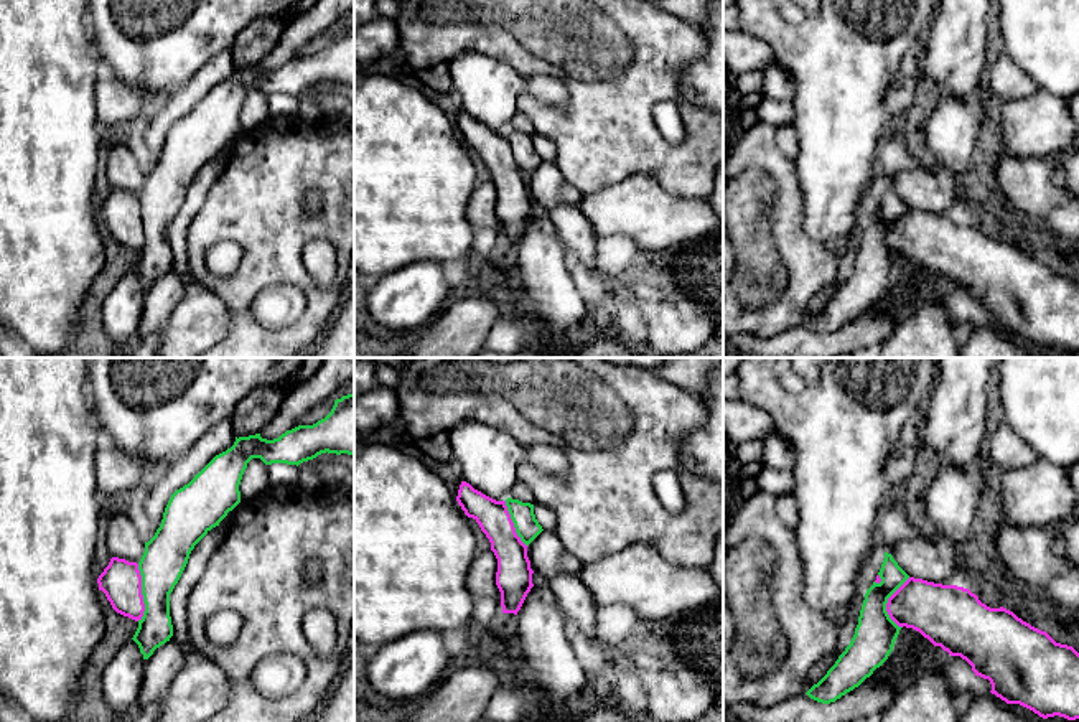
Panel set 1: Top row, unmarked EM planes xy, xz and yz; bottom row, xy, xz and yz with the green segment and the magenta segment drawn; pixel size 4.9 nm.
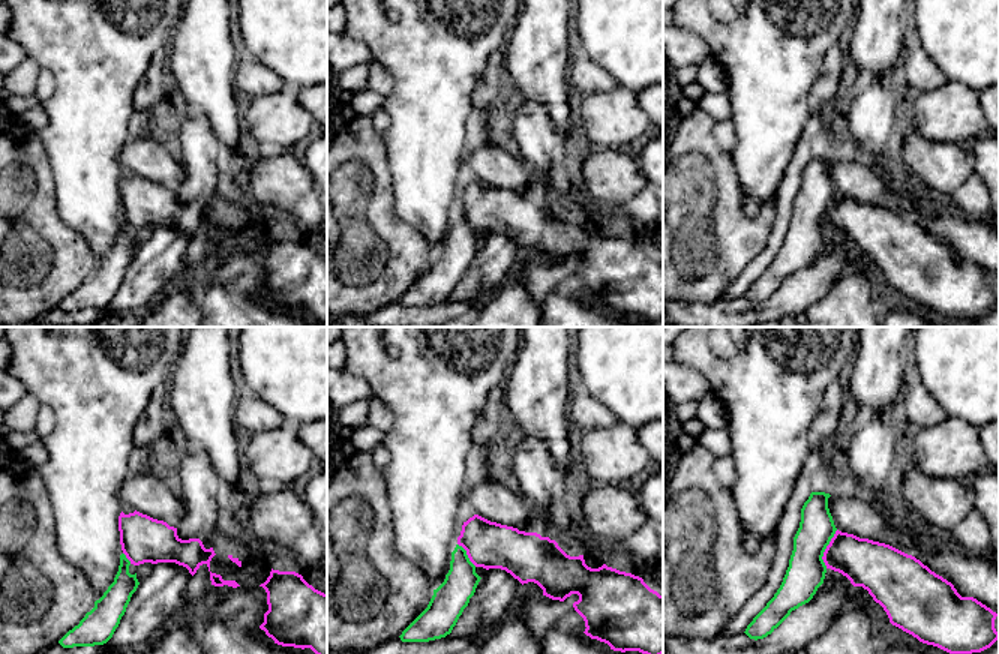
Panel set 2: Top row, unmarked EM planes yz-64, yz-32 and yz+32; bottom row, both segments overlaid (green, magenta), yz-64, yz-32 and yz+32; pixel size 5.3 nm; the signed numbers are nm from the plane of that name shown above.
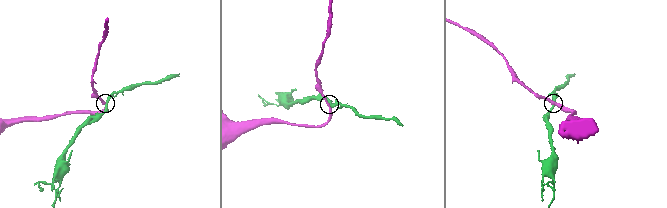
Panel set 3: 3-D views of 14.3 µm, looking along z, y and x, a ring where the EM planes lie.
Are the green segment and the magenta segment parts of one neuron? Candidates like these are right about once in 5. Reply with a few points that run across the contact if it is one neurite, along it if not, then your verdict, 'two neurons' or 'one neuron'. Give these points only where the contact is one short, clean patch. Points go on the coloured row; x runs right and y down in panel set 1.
line xy (137, 564), (144, 604), (140, 620); two neurons

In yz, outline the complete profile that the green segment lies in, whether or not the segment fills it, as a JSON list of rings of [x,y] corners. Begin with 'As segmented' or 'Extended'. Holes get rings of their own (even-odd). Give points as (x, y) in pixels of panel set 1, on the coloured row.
As segmented. [[[891,554],[878,572],[881,582],[866,590],[855,635],[827,674],[806,694],[822,704],[830,704],[858,687],[880,668],[893,651],[899,635],[886,612],[888,598],[909,579]]]

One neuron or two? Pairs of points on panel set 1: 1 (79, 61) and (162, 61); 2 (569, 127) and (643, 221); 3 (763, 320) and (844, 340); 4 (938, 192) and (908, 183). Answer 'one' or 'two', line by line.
1: two
2: two
3: two
4: one

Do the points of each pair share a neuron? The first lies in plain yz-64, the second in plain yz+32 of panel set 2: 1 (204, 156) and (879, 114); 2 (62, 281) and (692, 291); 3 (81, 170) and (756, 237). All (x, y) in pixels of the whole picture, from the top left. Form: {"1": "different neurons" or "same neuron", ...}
{"1": "same neuron", "2": "same neuron", "3": "different neurons"}

